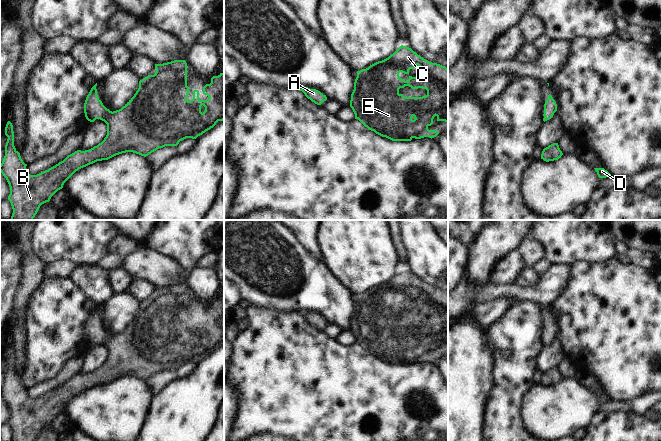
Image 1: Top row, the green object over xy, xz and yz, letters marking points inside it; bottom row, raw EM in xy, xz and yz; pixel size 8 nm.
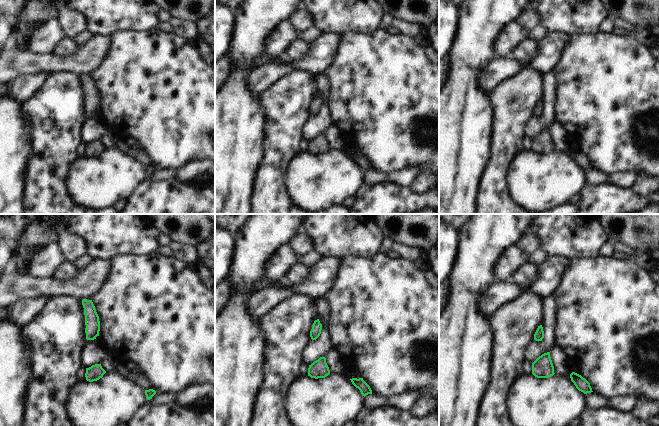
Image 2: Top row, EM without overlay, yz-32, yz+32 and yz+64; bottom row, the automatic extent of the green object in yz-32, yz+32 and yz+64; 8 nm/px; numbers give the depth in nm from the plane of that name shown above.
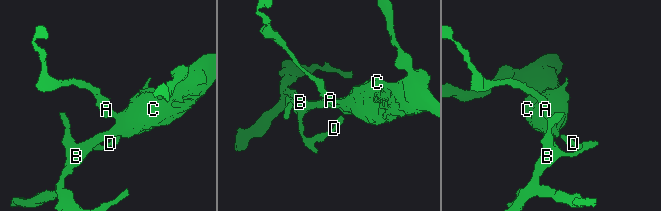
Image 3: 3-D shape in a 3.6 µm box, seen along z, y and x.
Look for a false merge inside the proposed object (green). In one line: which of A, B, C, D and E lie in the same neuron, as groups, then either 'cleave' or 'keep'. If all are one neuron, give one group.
A B C D E; keep

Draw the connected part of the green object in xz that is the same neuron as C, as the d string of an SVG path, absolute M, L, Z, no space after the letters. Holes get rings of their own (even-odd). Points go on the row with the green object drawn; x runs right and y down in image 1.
M401 45L388 58L376 62L366 69L357 71L350 107L355 114L355 119L358 119L369 130L392 141L411 141L413 138L421 139L424 137L432 139L439 134L436 130L428 129L433 124L434 117L437 117L437 121L448 123L448 69L440 64L425 60L411 48ZM417 65L419 66L418 77L409 76L407 81L400 78L400 72L409 74L409 70L414 69ZM405 86L409 86L412 89L426 89L427 95L422 97L405 97L399 93L399 89Z

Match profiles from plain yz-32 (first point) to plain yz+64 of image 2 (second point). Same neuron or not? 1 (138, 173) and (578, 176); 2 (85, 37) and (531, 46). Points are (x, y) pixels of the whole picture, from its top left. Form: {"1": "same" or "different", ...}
{"1": "same", "2": "different"}

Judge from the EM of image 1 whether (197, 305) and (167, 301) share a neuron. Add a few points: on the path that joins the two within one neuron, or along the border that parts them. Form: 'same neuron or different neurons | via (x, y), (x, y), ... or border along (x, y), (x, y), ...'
same neuron | via (190, 305), (174, 305)

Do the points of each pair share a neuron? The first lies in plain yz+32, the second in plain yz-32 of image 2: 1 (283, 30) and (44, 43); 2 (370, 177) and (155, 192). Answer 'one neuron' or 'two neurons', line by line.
1: one neuron
2: two neurons

